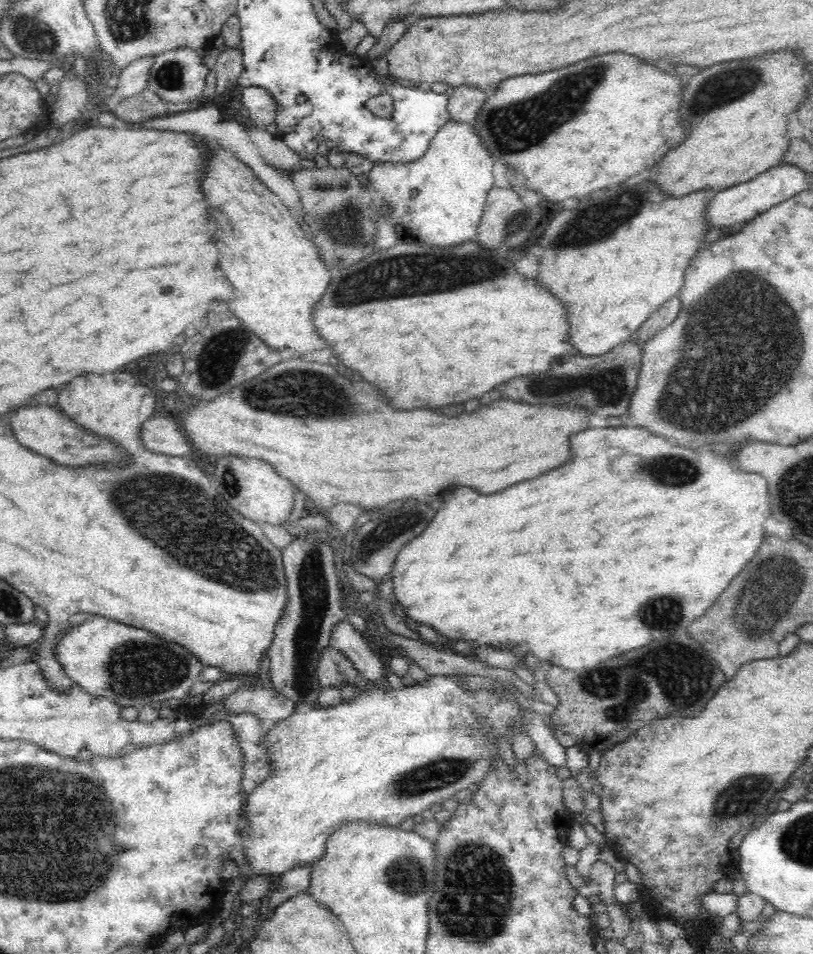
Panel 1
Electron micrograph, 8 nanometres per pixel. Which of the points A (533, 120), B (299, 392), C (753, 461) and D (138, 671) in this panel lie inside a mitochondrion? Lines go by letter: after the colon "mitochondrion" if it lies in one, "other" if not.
A: mitochondrion
B: mitochondrion
C: other
D: mitochondrion

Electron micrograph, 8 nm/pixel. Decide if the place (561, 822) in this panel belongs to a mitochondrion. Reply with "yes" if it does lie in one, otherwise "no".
no

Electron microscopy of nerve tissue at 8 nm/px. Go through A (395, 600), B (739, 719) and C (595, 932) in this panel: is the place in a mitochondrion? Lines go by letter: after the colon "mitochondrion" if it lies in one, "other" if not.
A: other
B: other
C: other

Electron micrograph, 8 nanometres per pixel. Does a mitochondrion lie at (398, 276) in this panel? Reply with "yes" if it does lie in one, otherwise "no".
yes

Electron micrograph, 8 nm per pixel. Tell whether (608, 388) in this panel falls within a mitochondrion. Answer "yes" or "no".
yes

